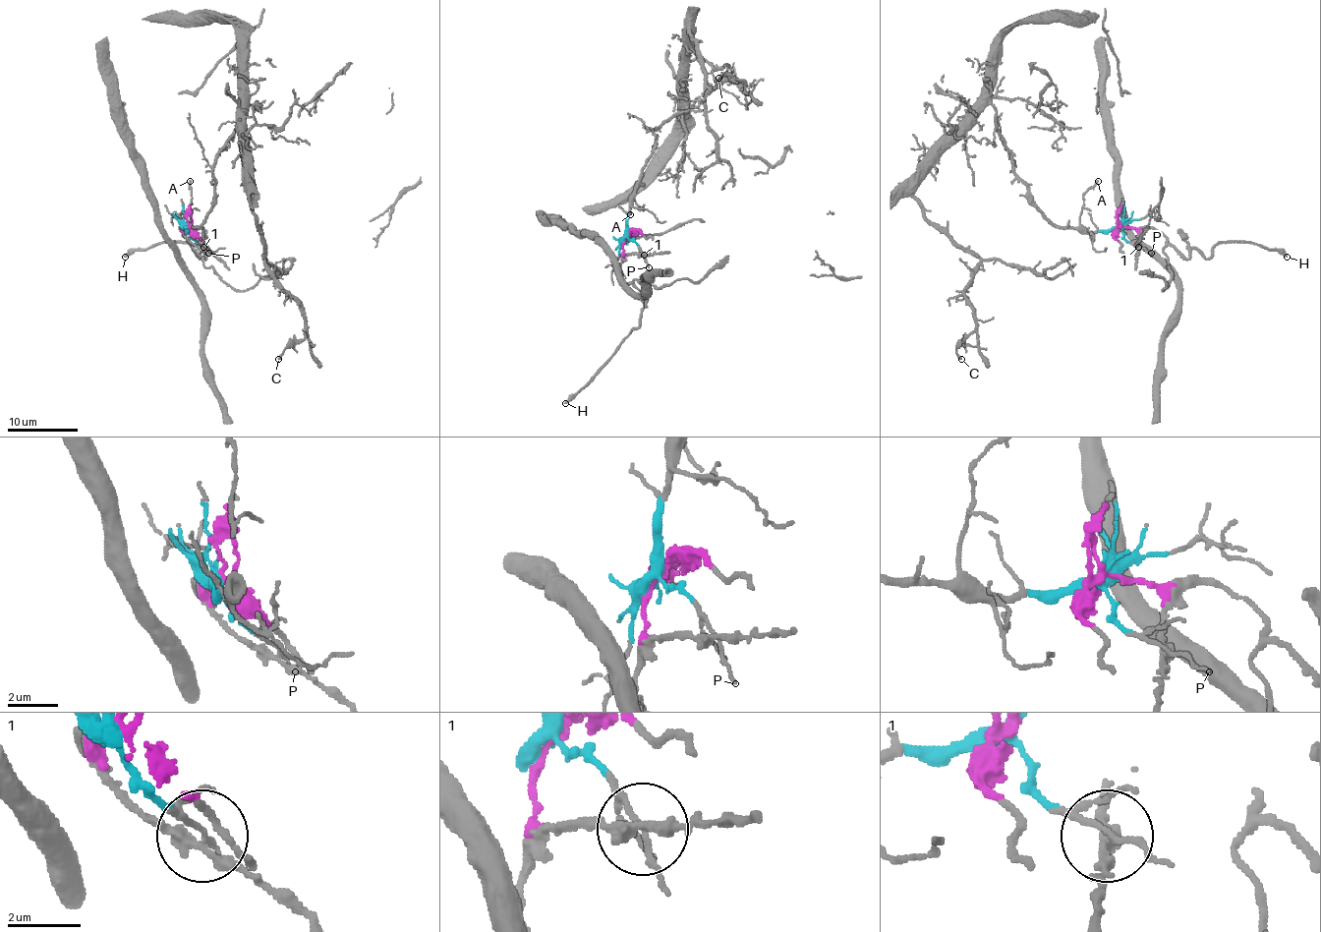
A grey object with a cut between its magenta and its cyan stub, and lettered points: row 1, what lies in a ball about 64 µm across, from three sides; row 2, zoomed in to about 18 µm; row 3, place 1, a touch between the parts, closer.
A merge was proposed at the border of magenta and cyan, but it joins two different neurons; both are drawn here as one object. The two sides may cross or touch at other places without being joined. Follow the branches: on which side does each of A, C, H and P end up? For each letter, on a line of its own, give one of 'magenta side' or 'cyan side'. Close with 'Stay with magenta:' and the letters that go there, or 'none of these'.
A: cyan side
C: cyan side
H: magenta side
P: cyan side
Stay with magenta: H

